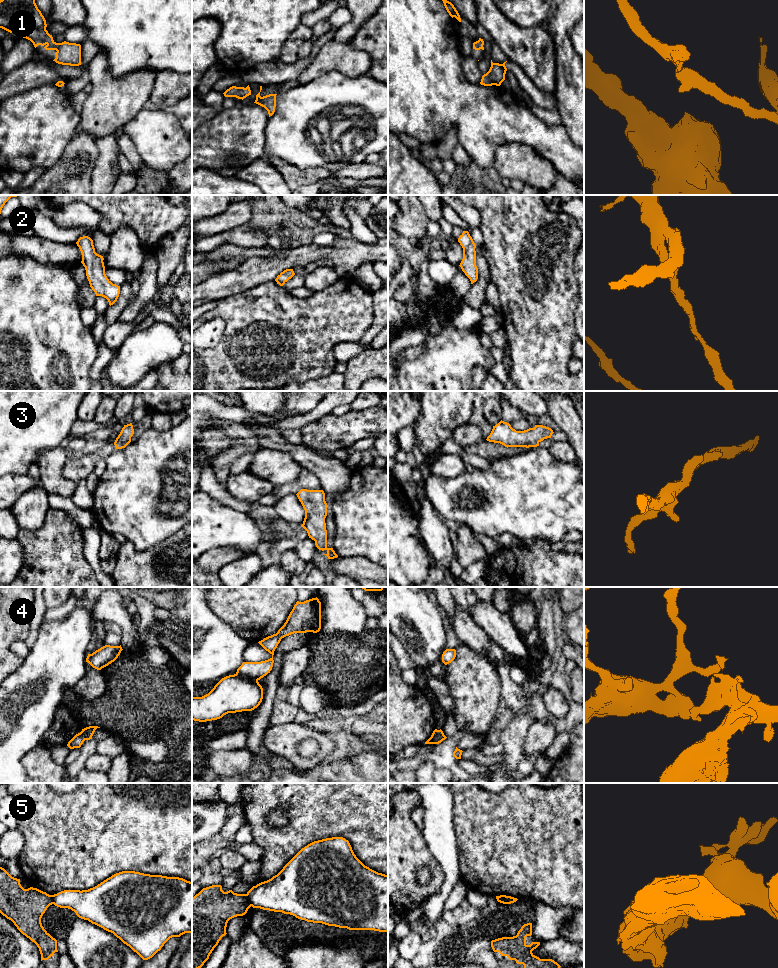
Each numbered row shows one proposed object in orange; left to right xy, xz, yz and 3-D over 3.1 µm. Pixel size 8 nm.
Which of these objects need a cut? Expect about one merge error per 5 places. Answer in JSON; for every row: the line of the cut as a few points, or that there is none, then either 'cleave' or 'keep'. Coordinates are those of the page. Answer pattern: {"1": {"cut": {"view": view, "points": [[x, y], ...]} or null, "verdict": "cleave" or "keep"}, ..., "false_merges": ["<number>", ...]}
{"1": {"cut": null, "verdict": "keep"}, "2": {"cut": null, "verdict": "keep"}, "3": {"cut": null, "verdict": "keep"}, "4": {"cut": {"view": "yz", "points": [[438, 730], [433, 743]]}, "verdict": "cleave"}, "5": {"cut": {"view": "xz", "points": [[245, 894], [251, 905]]}, "verdict": "cleave"}, "false_merges": ["4", "5"]}

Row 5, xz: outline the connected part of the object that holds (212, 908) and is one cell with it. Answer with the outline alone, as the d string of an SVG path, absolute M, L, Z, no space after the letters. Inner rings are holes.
M221 885L203 888L192 898L192 968L201 968L226 933L230 919L243 916L251 907L246 894L224 892Z

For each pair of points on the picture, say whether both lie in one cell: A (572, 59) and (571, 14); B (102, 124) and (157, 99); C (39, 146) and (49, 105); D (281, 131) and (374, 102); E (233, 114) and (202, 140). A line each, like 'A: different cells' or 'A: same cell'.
A: same cell
B: different cells
C: same cell
D: same cell
E: same cell

